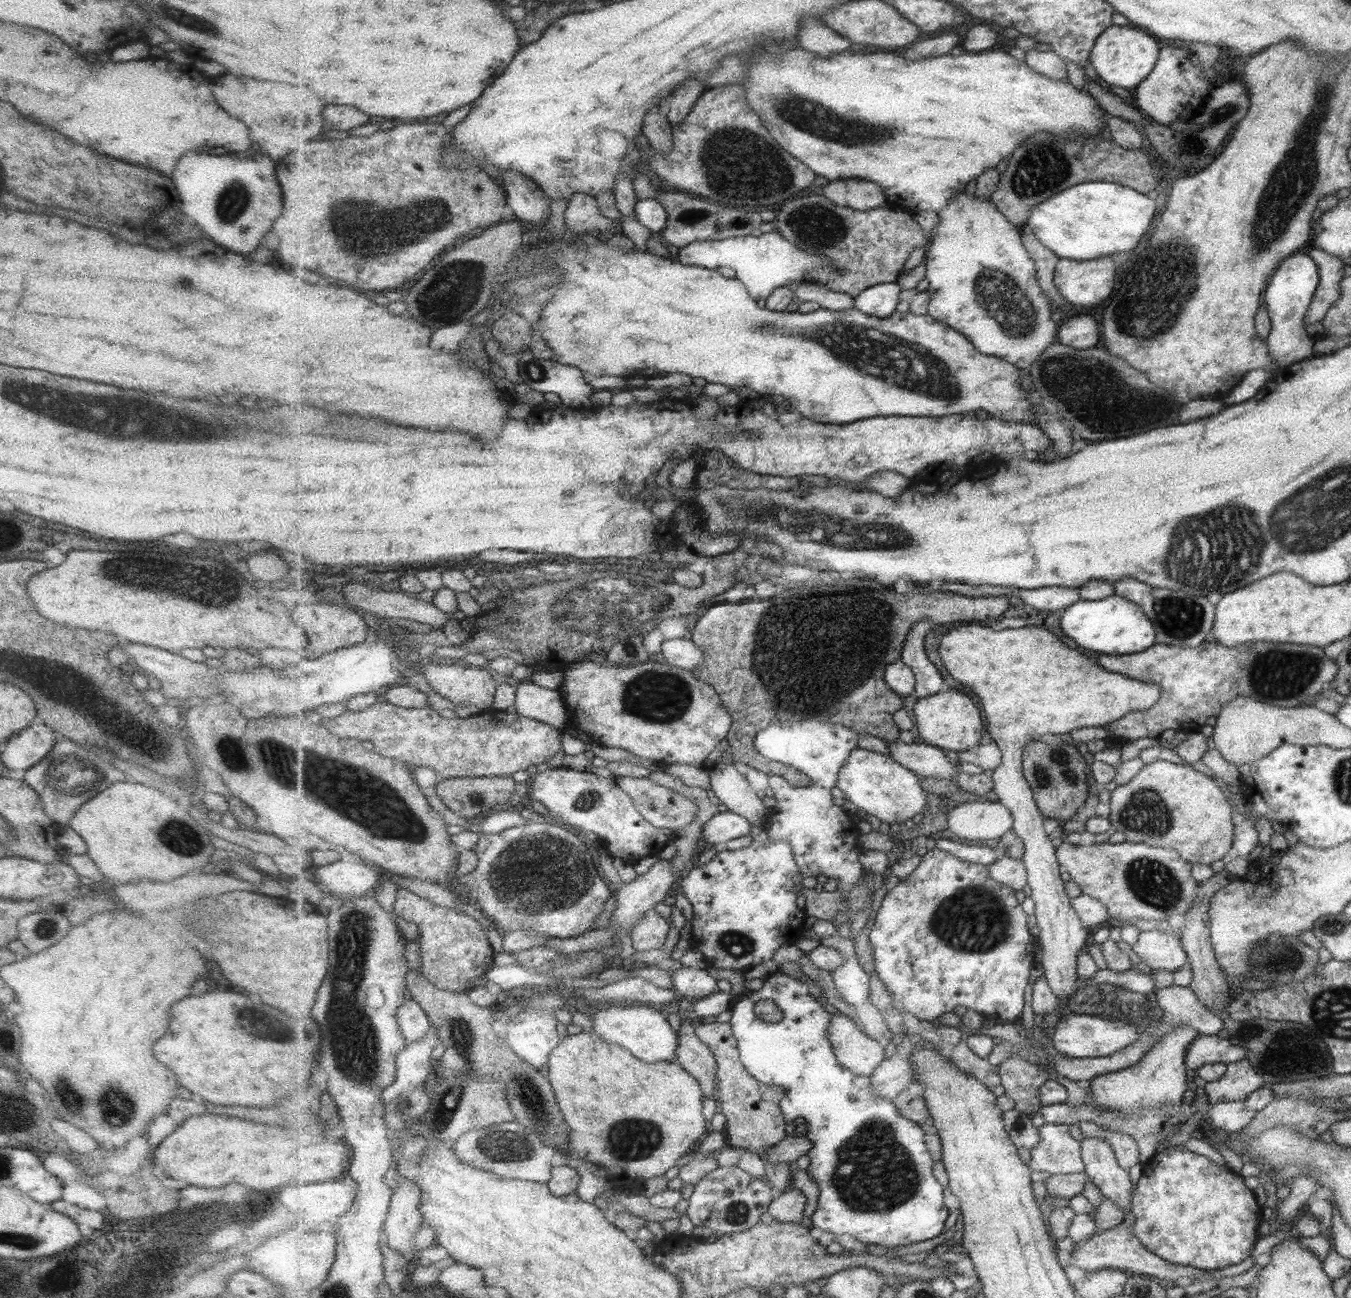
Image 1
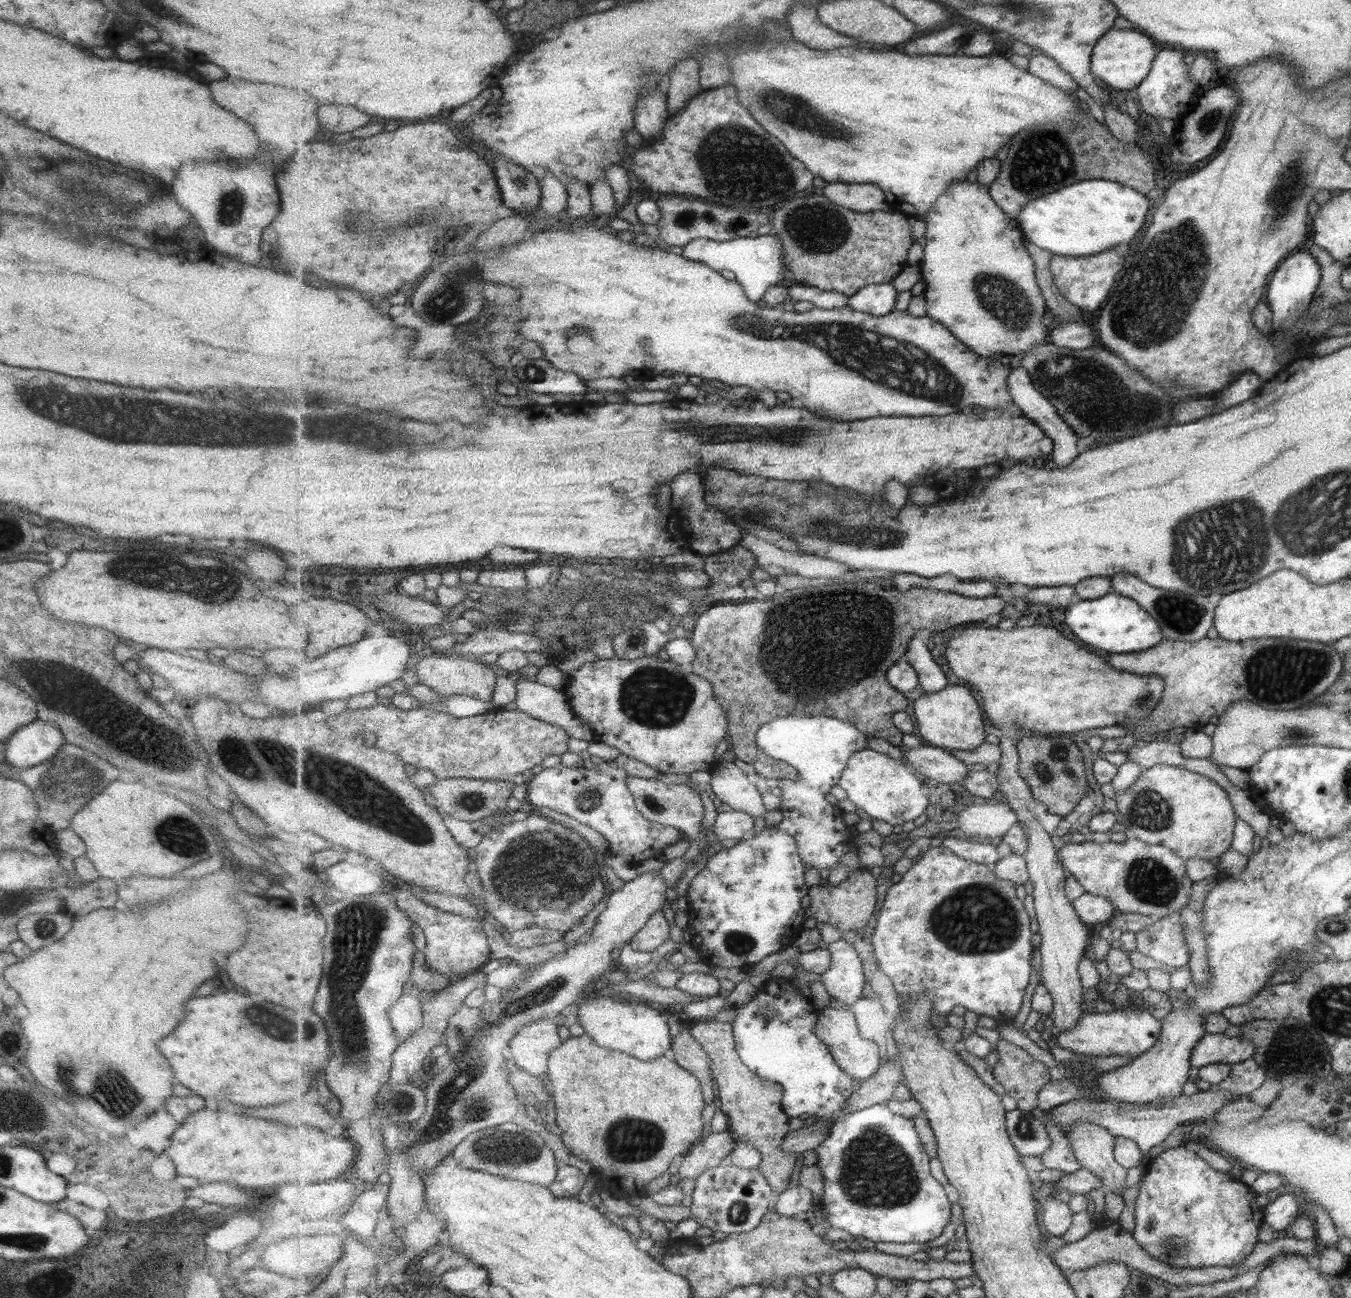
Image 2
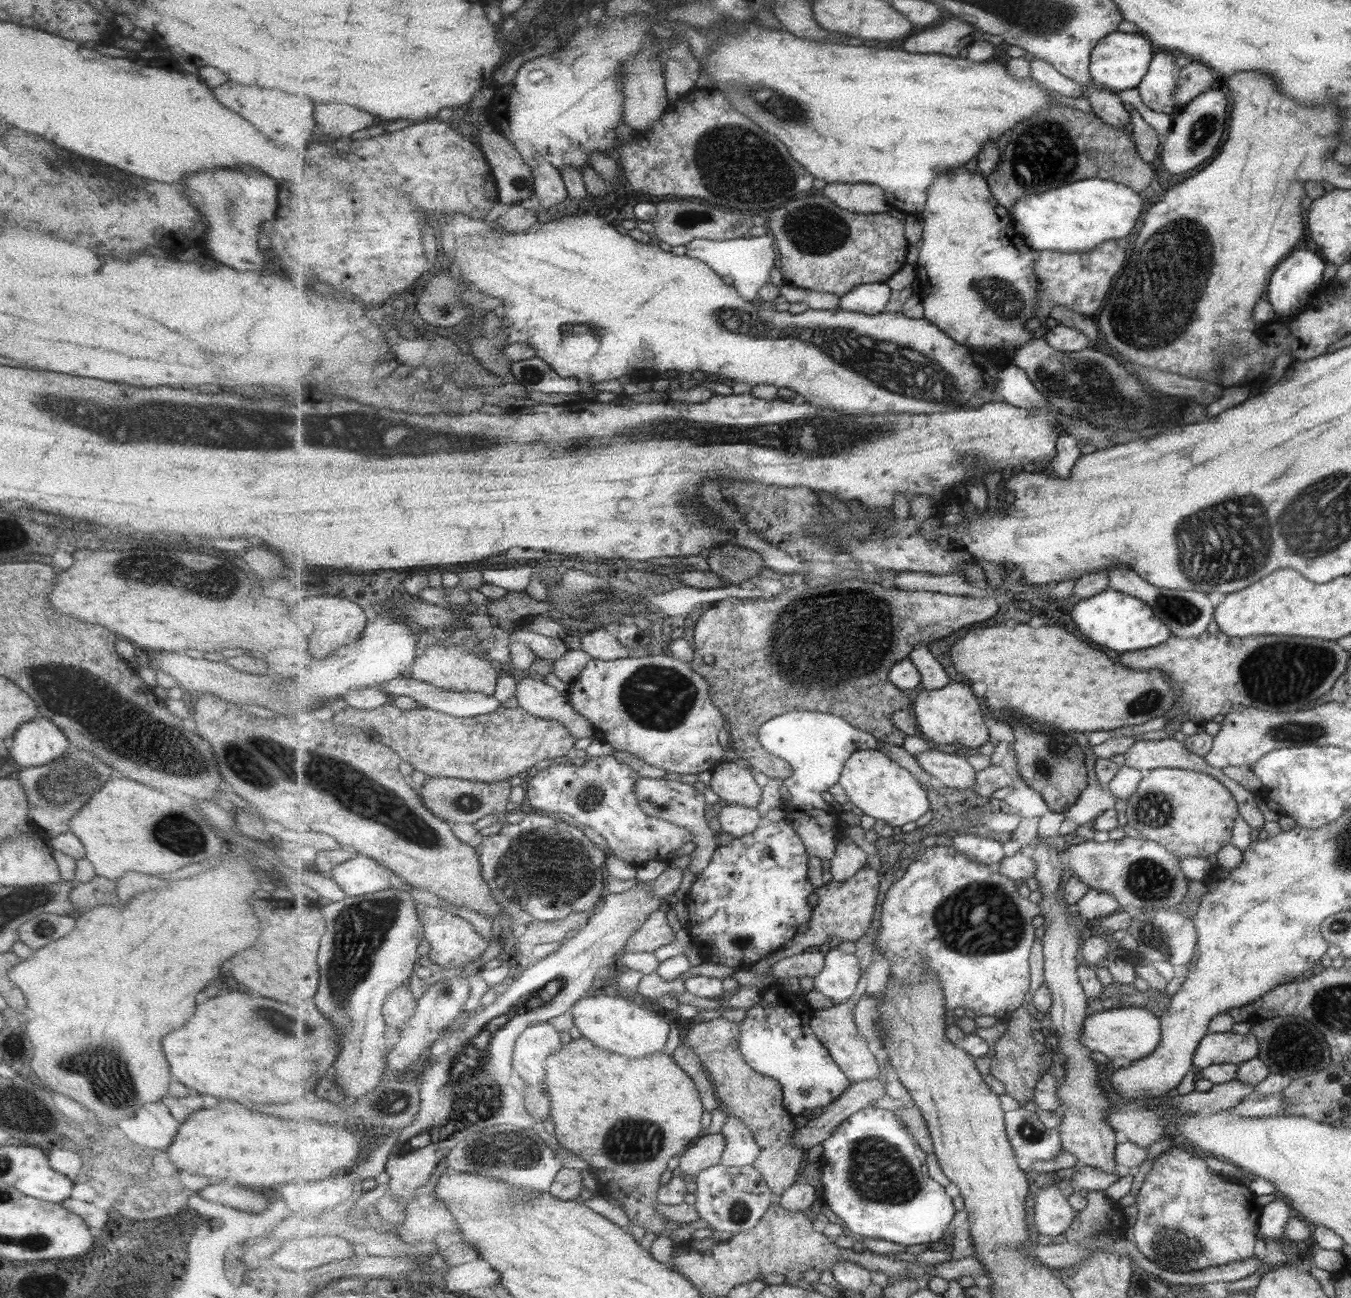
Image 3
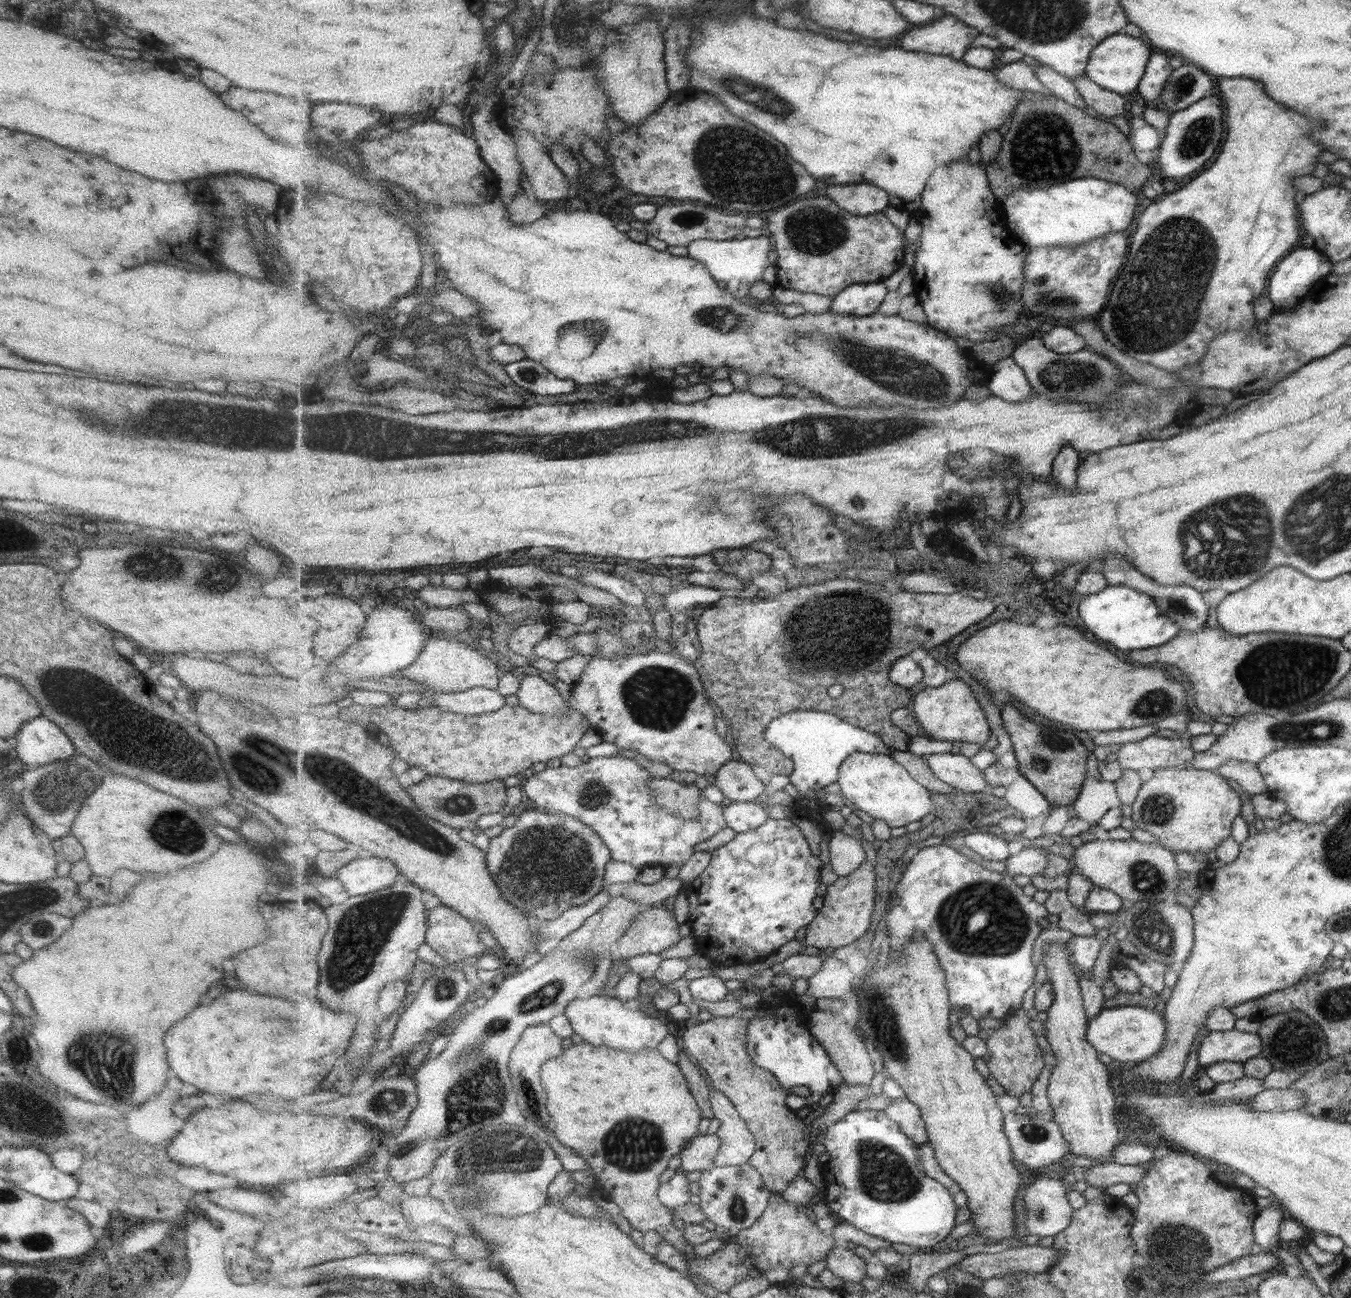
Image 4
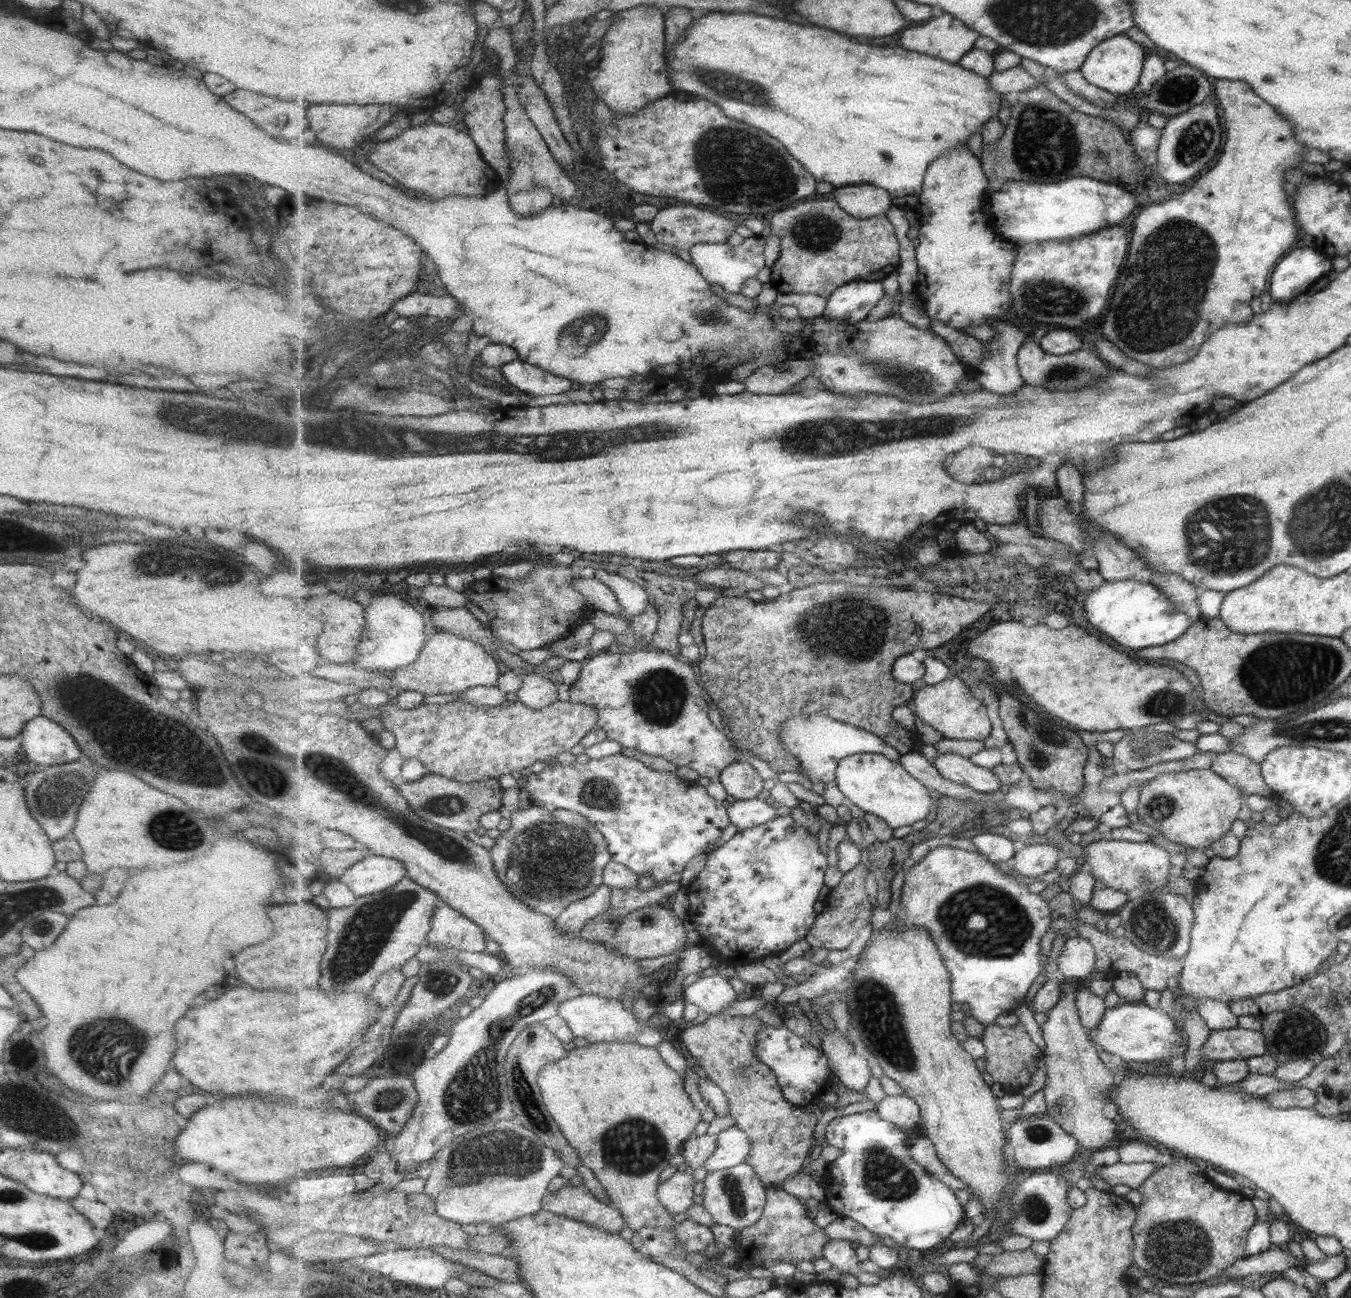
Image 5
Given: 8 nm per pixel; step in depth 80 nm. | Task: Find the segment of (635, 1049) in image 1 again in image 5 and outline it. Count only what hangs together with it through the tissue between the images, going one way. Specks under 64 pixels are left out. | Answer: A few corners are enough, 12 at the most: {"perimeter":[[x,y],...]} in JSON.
{"perimeter":[[572,995],[559,1007],[573,1036],[657,1048],[663,1032],[619,1000]]}

